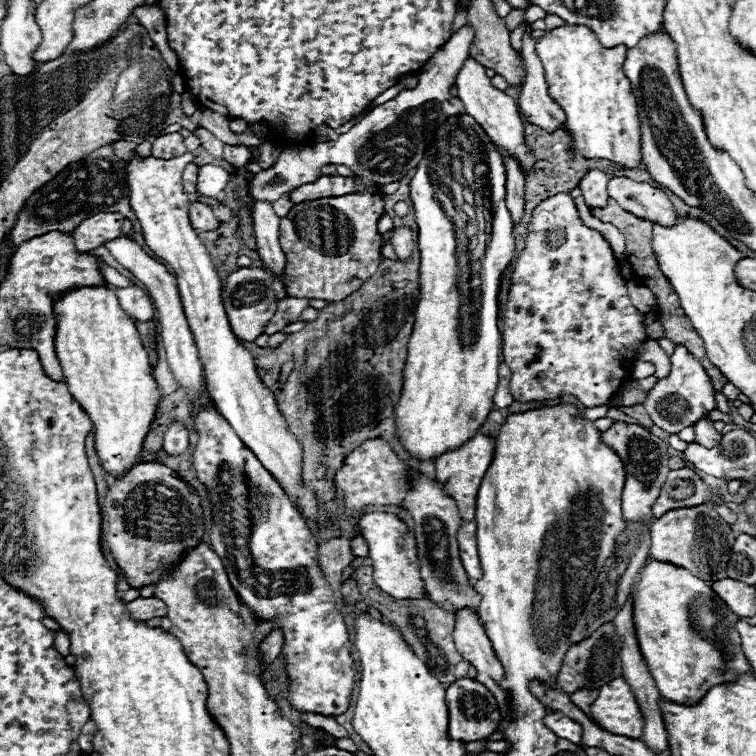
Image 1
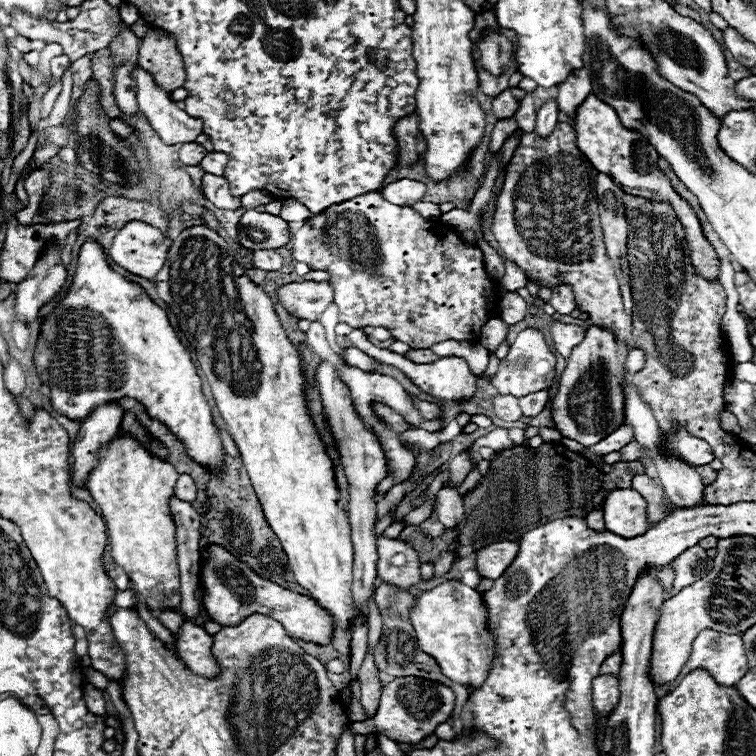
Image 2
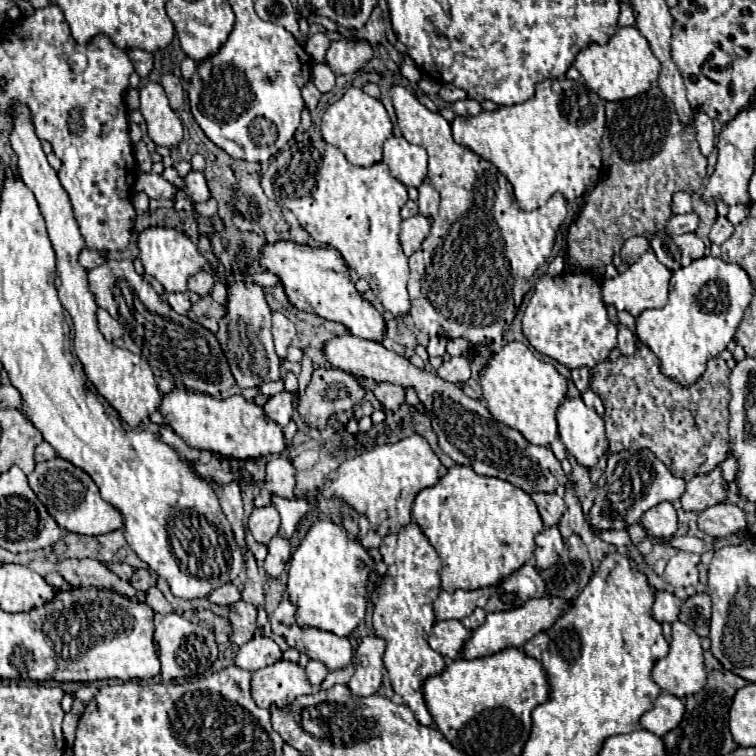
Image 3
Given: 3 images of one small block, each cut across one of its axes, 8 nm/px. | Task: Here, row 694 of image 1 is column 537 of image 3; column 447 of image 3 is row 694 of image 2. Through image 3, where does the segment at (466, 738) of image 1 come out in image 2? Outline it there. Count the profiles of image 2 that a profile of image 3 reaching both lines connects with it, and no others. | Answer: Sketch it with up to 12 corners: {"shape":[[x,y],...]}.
{"shape":[[416,676],[382,688],[354,734],[416,744],[448,720],[454,692]]}

